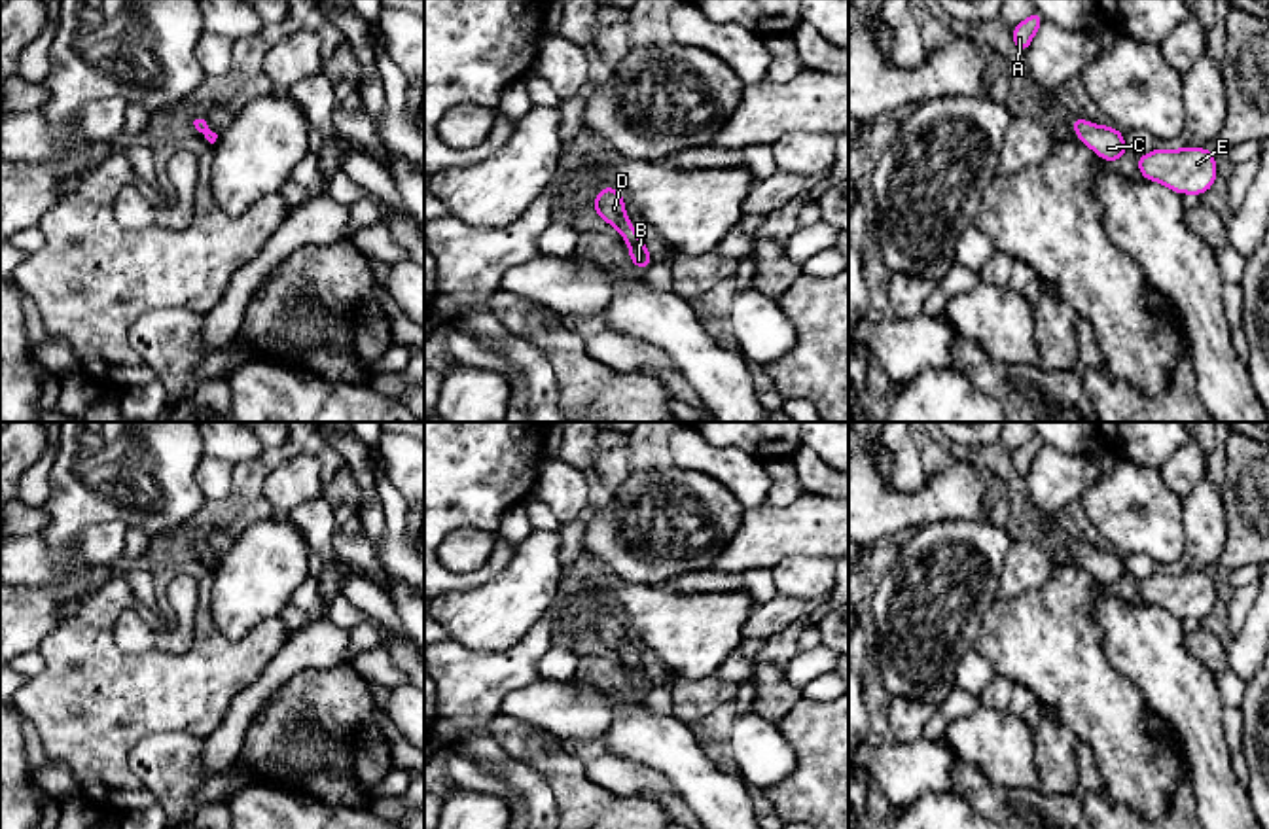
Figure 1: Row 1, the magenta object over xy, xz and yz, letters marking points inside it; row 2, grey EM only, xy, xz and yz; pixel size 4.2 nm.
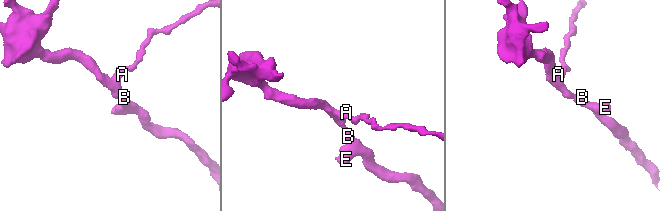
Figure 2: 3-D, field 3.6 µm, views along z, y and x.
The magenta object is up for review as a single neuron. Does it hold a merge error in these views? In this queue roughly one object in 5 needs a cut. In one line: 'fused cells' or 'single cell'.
single cell

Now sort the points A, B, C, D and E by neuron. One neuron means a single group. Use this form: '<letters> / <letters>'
A B C D E

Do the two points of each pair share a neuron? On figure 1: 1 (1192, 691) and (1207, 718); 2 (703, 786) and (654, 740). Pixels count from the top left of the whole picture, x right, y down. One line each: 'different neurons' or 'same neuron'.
1: same neuron
2: same neuron

